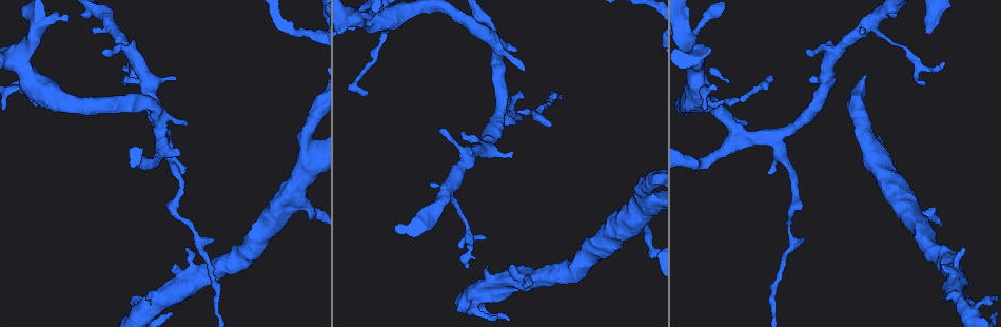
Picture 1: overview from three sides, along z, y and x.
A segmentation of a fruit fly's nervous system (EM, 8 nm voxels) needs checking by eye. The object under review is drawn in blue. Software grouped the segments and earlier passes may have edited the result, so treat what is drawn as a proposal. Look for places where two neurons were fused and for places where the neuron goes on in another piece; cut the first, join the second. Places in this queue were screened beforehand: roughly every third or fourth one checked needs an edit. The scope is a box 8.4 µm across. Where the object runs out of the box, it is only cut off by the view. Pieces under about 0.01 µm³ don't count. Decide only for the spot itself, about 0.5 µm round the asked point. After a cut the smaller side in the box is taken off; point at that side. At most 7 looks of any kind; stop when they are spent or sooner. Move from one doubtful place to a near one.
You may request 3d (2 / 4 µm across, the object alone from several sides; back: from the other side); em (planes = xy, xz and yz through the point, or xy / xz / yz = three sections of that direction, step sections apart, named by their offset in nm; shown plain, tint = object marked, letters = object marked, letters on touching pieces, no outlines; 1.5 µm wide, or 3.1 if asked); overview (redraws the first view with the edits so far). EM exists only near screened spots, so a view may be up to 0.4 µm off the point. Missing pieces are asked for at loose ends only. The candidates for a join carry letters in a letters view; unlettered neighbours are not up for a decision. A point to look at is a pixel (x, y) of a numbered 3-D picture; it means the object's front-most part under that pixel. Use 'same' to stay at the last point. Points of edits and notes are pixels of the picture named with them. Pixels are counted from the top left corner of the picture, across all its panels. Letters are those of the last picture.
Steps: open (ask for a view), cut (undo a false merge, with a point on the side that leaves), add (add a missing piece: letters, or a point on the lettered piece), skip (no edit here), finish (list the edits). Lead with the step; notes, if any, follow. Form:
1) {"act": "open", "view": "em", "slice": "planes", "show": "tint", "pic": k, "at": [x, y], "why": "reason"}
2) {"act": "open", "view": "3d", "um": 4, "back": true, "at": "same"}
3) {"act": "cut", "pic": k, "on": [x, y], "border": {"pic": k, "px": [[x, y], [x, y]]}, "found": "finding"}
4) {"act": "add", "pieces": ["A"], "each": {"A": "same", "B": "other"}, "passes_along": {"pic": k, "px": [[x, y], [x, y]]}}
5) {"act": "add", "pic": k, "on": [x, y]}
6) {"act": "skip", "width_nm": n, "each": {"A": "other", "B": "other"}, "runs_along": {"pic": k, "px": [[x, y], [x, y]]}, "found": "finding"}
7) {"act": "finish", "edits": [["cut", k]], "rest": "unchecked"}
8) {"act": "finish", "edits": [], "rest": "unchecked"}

{"act": "open", "view": "3d", "um": 4, "pic": 1, "at": [708, 101], "why": "small branch off a trunk"}

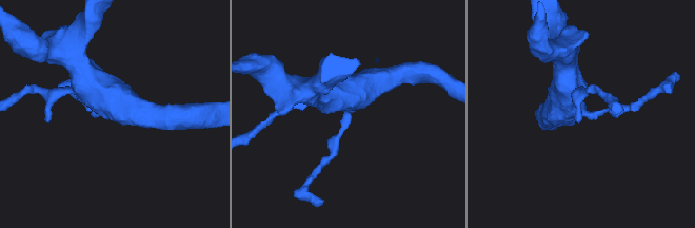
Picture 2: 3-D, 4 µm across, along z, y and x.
{"act": "open", "view": "em", "slice": "planes", "show": "letters", "pic": 2, "at": [110, 111], "arms": 4}

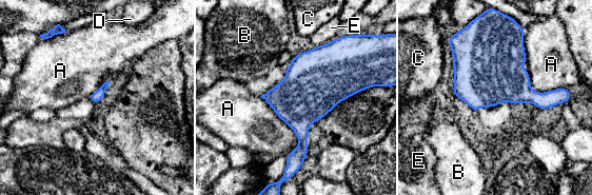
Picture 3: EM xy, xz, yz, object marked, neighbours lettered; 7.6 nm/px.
{"act": "skip", "width_nm": 460, "each": {"A": "other", "B": "other", "C": "other", "D": "other", "E": "other"}, "border": {"pic": 3, "px": [[259, 96], [299, 141], [285, 156]]}, "found": "continuous, no second neuron"}

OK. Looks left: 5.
{"act": "open", "view": "3d", "um": 2, "pic": 1, "at": [769, 77], "why": "free end"}

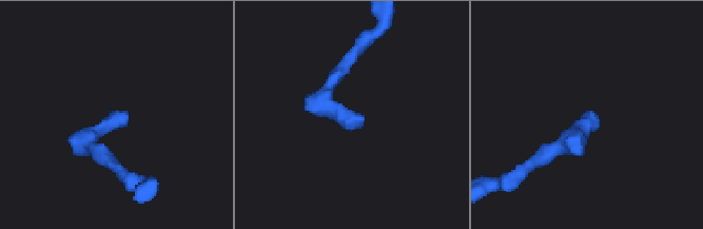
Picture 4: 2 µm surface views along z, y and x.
{"act": "open", "view": "em", "slice": "xy", "step": 8, "show": "letters", "pic": 4, "at": [358, 114], "why": "now the EM"}

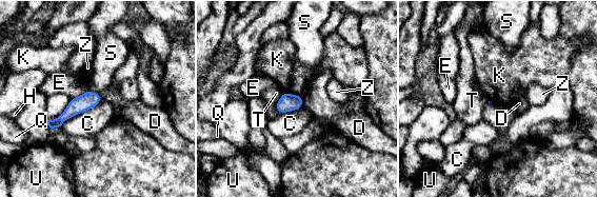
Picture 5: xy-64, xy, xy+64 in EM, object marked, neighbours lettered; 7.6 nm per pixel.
{"act": "open", "view": "em", "slice": "xz", "step": 4, "show": "letters", "at": "same", "why": "cut it another way"}

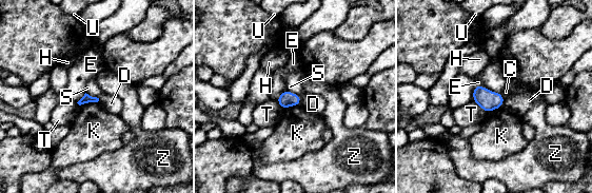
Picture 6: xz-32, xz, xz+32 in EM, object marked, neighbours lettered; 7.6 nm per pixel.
{"act": "skip", "each": {"C": "other", "D": "other", "E": "other", "H": "other", "K": "other", "S": "other", "T": "other", "U": "other", "Z": "other"}, "found": "none of them fits"}

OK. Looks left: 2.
{"act": "open", "view": "3d", "um": 4, "pic": 1, "at": [185, 250], "why": "stops while still wide"}

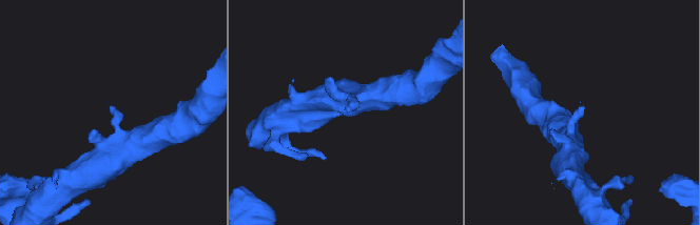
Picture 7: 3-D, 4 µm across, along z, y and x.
{"act": "open", "view": "em", "slice": "planes", "show": "letters", "pic": 7, "at": [111, 105]}

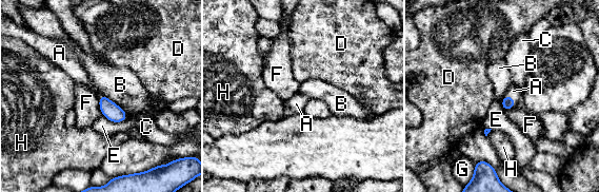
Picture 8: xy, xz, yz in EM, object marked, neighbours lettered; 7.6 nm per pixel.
{"act": "add", "pieces": ["A"], "longest_contact_nm": ["B", 260], "each": {"A": "same", "B": "other", "C": "other", "D": "other", "E": "other", "F": "other", "G": "other", "H": "other"}, "found": "it goes on there"}

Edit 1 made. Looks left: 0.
{"act": "finish", "edits": [["add", 8]], "rest": "unchecked"}

